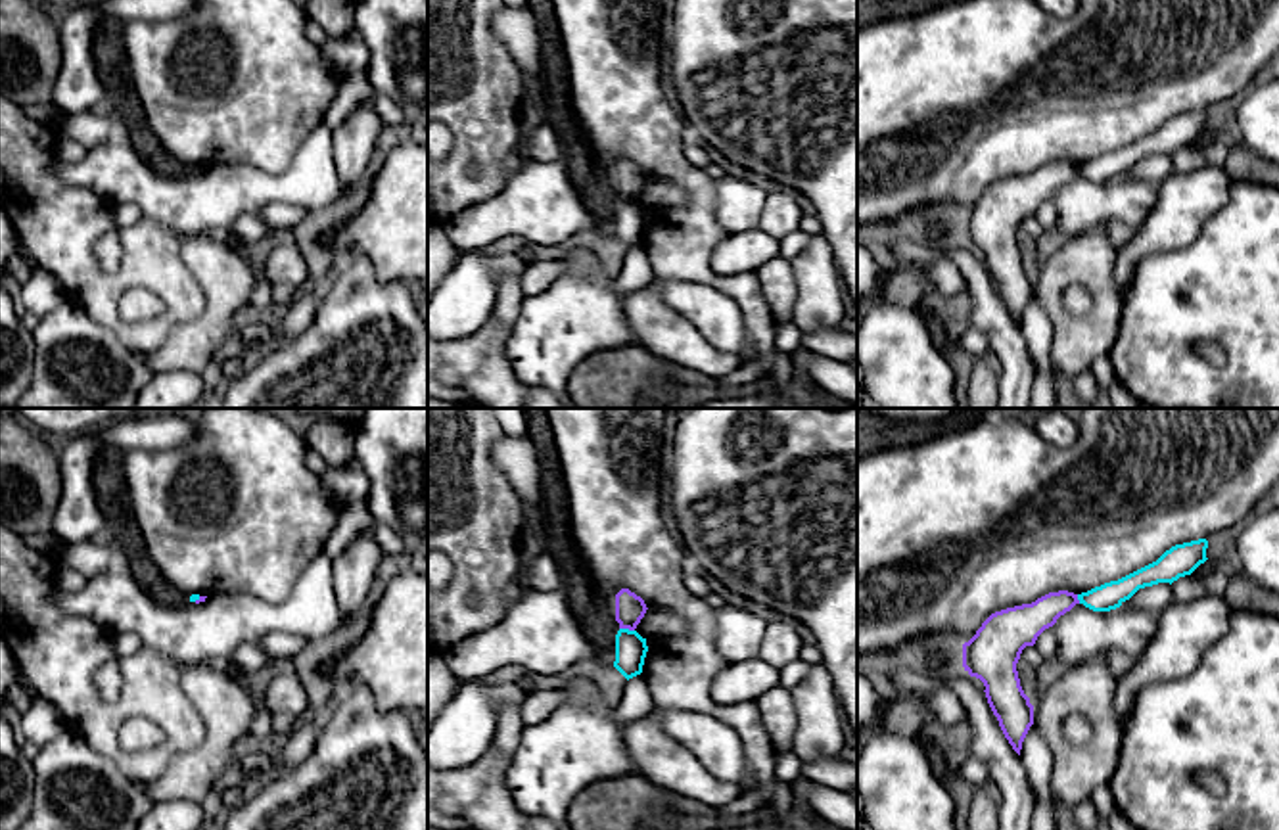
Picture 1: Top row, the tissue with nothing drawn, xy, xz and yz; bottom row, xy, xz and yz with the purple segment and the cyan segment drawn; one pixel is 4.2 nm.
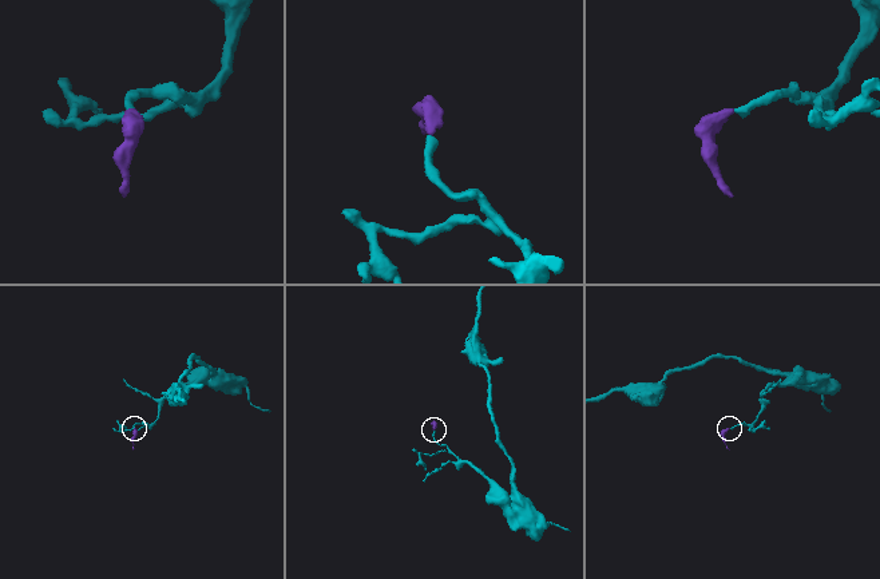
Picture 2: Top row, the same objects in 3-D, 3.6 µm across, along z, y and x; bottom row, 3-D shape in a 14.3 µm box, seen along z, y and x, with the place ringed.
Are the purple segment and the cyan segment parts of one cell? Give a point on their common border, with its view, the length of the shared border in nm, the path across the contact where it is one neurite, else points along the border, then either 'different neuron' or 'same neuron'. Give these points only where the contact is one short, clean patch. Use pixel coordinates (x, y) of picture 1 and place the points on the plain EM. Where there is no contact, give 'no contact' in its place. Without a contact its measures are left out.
contact xz (627, 198); length 70 nm; border xz (620, 198), (633, 202); different neuron

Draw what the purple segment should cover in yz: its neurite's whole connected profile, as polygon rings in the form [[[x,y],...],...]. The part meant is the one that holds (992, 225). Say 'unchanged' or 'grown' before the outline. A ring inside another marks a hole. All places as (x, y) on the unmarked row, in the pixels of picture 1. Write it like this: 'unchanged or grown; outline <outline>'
unchanged; outline [[[1049,163],[1032,174],[991,184],[963,215],[963,238],[984,253],[988,274],[1018,326],[1034,295],[1034,276],[1020,257],[1016,234],[1022,220],[1034,217],[1037,207],[1076,174],[1080,171],[1074,163]]]

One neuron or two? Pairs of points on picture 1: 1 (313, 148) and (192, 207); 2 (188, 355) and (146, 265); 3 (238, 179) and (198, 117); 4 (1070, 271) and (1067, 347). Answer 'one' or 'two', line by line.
1: one
2: two
3: two
4: one

